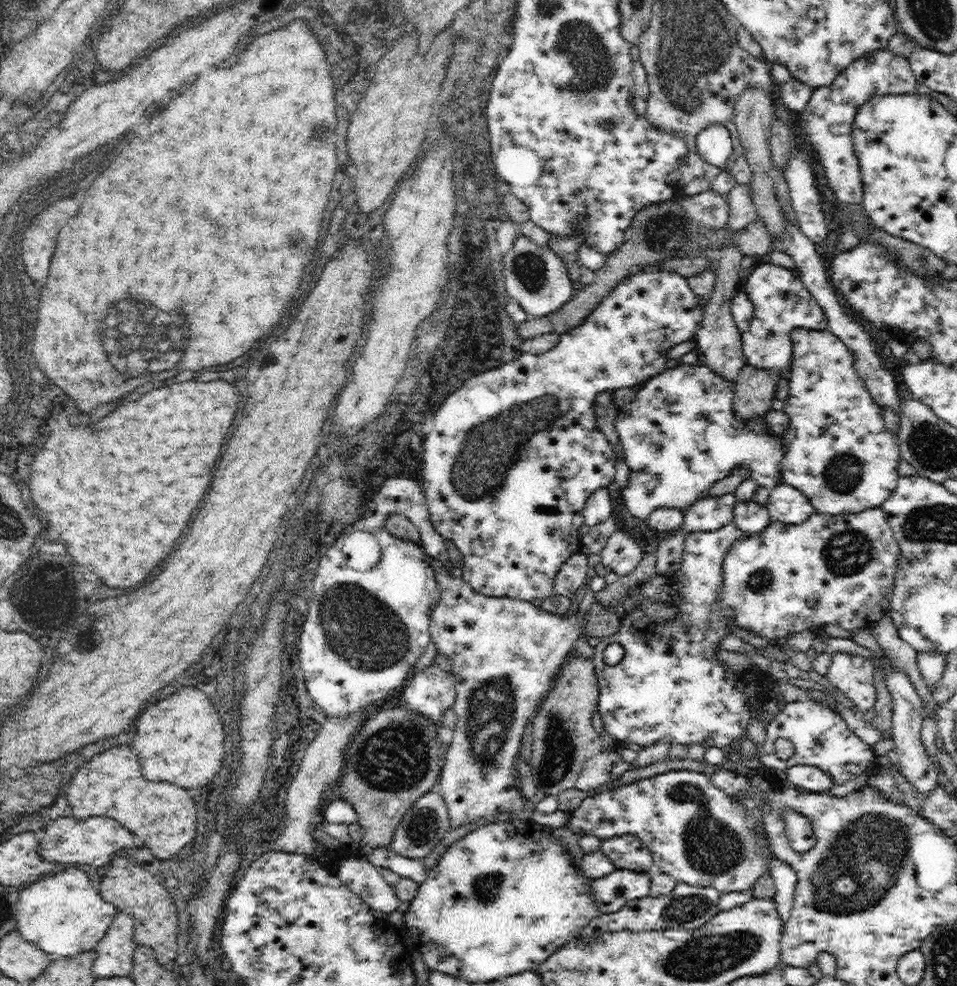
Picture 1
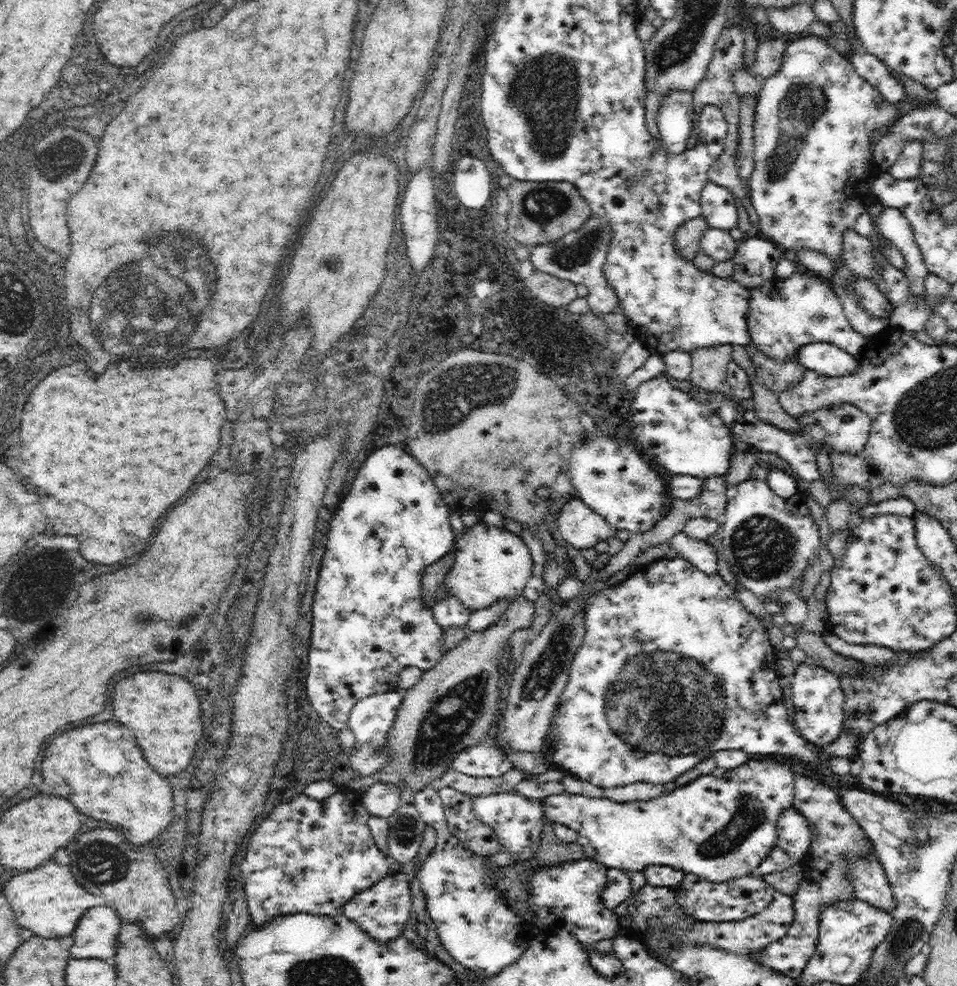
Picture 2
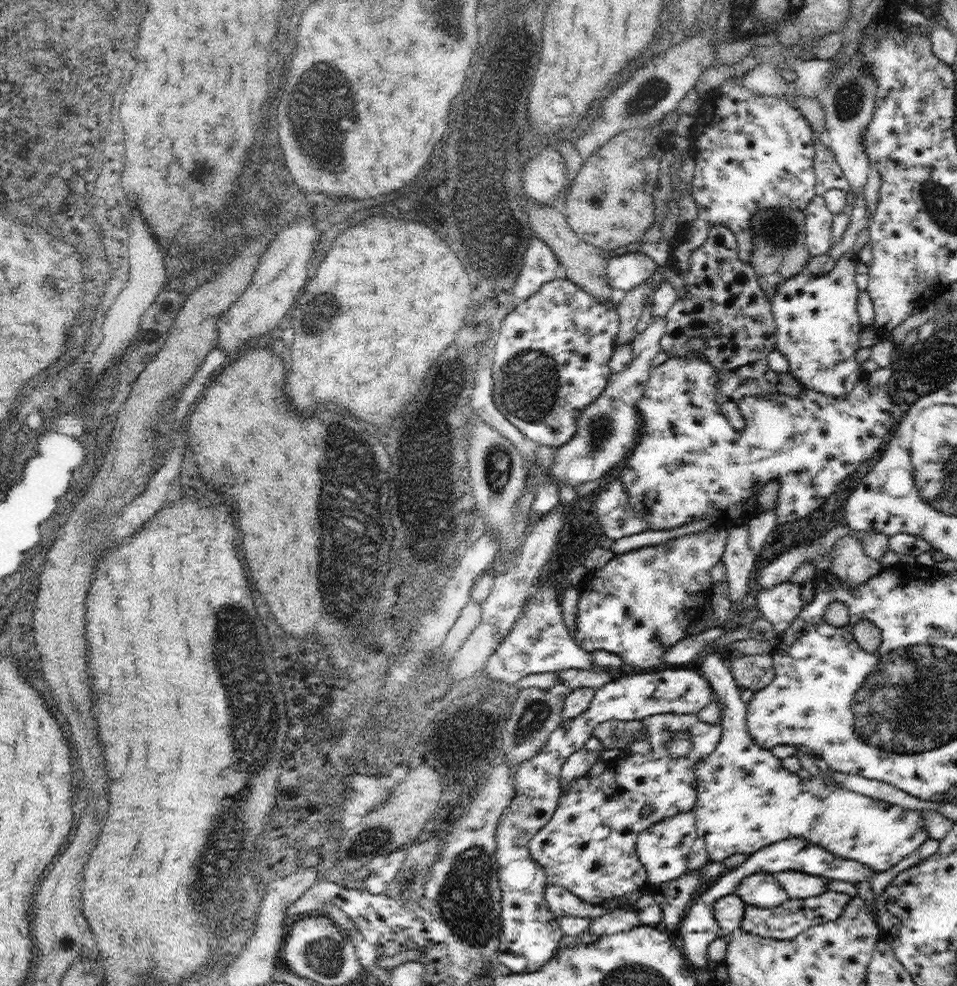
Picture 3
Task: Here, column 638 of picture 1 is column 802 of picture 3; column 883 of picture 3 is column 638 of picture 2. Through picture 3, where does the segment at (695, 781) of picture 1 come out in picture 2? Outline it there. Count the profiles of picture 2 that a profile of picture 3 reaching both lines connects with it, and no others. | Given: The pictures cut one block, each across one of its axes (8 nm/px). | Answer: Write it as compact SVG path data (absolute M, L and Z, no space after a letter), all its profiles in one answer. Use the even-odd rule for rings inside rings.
M748 760L746 764L724 770L716 768L710 776L676 788L672 794L662 794L652 800L614 802L610 798L588 798L580 792L564 792L560 796L544 798L544 818L562 822L578 832L578 846L584 848L586 858L602 862L608 868L622 868L628 872L644 872L648 866L672 866L686 874L698 874L712 882L730 882L750 876L754 868L778 846L778 818L794 804L796 774L788 764L776 760Z

